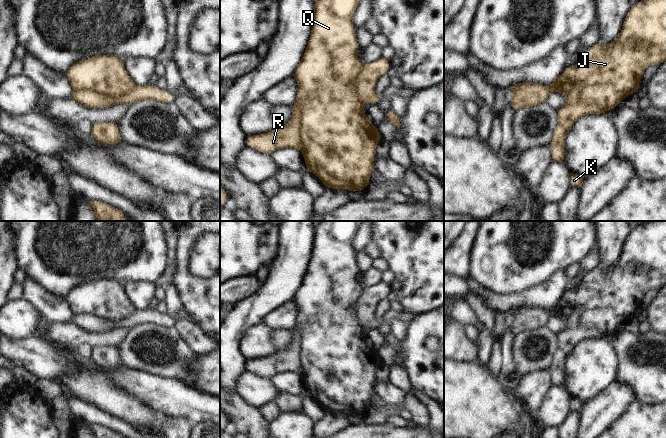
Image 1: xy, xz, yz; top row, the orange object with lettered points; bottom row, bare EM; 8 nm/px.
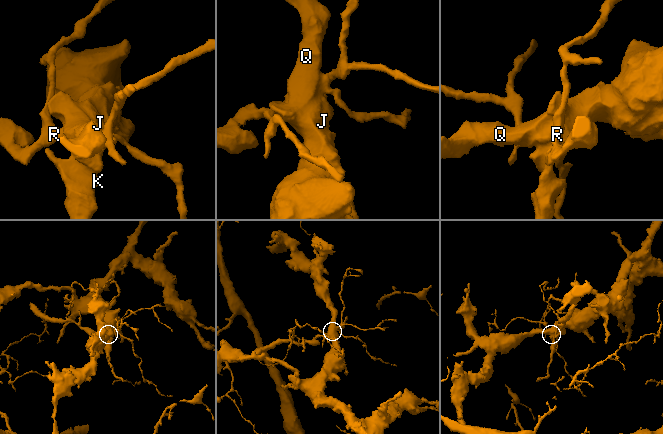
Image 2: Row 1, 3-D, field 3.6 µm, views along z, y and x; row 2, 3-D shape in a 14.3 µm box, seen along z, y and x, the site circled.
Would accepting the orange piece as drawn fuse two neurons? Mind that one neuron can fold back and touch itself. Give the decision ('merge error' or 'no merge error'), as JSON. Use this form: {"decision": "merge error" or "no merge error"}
{"decision": "merge error"}

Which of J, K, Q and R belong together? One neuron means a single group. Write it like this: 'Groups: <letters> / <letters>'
Groups: J K Q / R.

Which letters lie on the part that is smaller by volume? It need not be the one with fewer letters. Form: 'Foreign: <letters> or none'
Foreign: R

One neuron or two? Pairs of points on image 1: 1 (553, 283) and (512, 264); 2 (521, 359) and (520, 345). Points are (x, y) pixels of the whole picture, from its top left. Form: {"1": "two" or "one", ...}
{"1": "two", "2": "one"}

